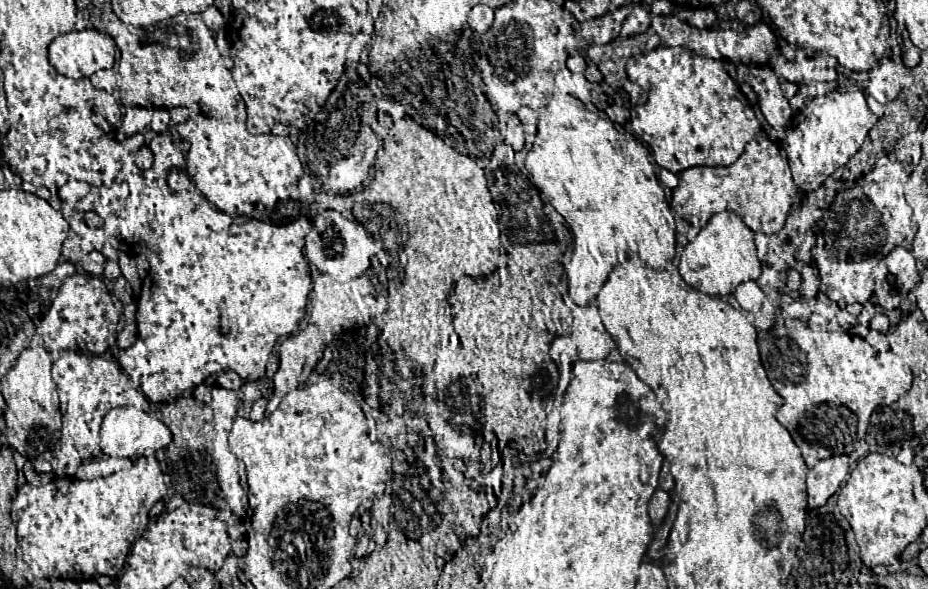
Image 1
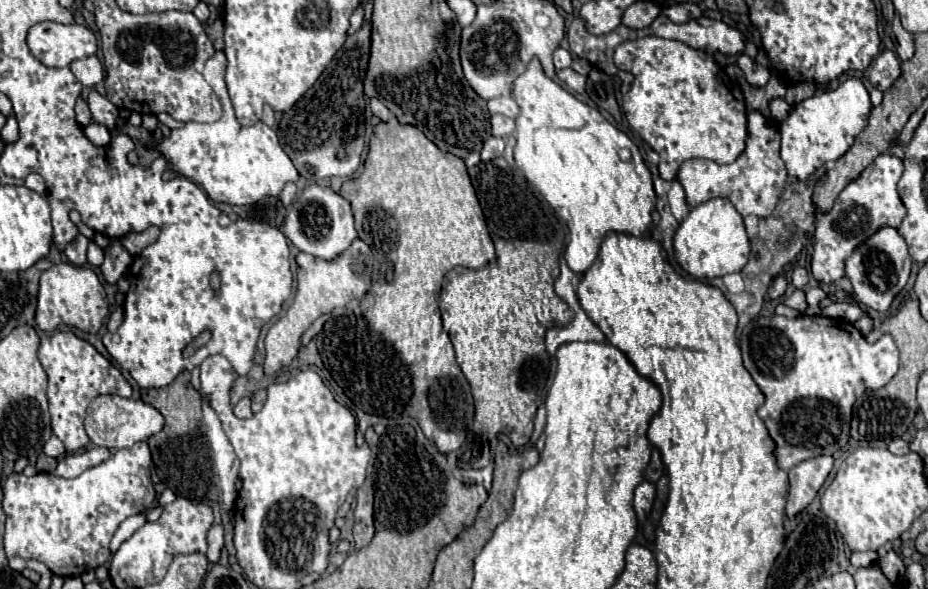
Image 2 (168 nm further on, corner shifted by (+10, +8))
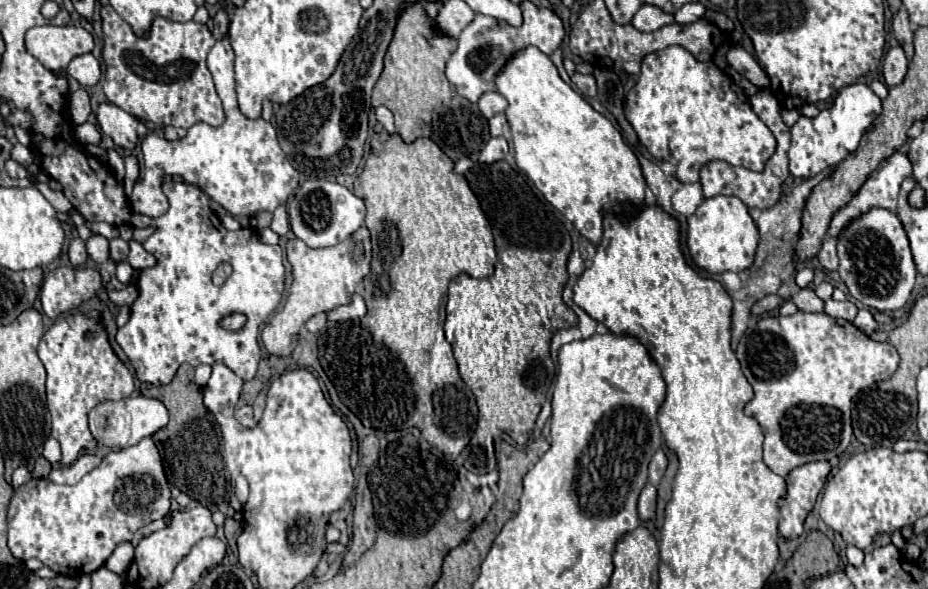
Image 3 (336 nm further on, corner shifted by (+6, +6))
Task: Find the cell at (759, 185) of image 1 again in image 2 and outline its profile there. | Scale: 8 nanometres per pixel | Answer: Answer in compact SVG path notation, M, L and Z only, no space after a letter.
M749 111L749 137L745 153L731 165L719 165L709 159L689 159L681 165L677 181L683 185L689 207L697 207L713 197L729 199L735 209L747 217L769 217L779 201L779 195L787 183L787 169L779 157L779 141L781 135L777 127L773 127L759 111Z

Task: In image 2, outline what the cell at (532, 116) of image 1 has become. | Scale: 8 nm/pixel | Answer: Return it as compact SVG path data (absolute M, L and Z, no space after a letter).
M495 97L495 99L489 99L487 101L487 109L489 113L501 113L505 117L517 117L519 109L517 109L517 103L513 101L513 97Z

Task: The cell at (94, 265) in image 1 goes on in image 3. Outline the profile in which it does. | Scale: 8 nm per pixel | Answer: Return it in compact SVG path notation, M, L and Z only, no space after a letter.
M75 237L69 245L69 261L73 267L85 265L87 261L87 249L85 249L85 241L81 237Z

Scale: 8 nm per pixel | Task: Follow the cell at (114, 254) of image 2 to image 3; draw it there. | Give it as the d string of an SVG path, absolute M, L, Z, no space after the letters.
M115 237L115 239L109 241L109 257L111 257L111 261L121 263L121 261L127 259L127 255L129 255L129 243L127 241L123 241L121 237Z

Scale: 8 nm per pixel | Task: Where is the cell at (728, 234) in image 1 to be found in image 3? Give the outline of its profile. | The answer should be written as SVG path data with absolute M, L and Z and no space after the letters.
M717 195L711 199L705 199L697 211L687 219L687 247L693 263L699 269L705 269L709 273L725 273L725 271L743 271L751 267L759 233L757 225L753 223L747 207L737 197Z

